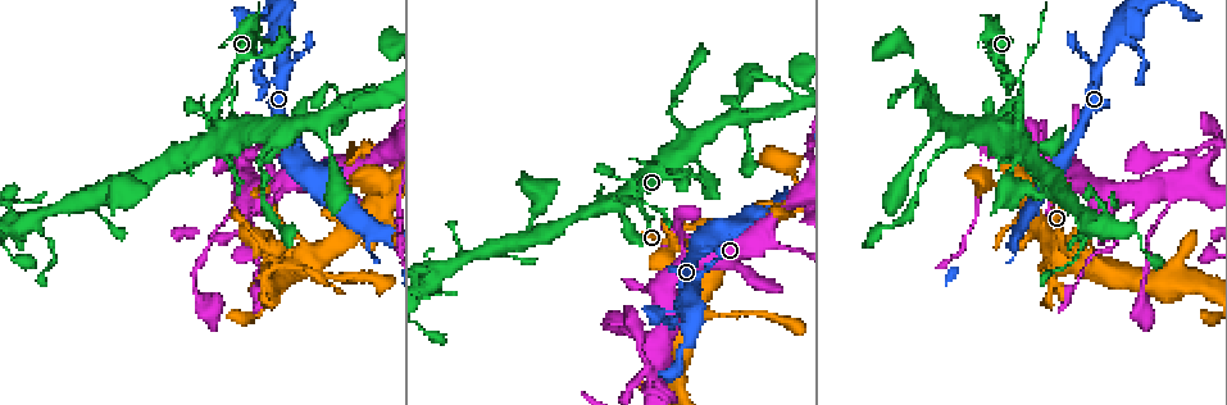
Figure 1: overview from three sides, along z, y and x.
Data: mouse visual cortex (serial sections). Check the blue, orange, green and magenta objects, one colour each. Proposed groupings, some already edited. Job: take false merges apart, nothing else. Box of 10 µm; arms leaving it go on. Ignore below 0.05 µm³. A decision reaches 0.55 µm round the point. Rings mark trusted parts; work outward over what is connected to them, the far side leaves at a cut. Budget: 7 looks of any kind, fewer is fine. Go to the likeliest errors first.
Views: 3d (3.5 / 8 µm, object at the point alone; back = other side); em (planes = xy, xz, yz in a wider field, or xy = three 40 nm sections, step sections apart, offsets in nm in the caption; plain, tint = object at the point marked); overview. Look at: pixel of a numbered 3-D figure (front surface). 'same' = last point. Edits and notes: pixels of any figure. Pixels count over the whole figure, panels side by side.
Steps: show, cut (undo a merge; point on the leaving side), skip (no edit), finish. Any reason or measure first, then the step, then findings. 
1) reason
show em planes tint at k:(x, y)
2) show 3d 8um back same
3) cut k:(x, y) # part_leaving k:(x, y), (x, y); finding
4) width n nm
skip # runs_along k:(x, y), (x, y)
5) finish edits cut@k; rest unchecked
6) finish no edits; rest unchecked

calibre changes
show 3d 8um at 1:(267, 150)

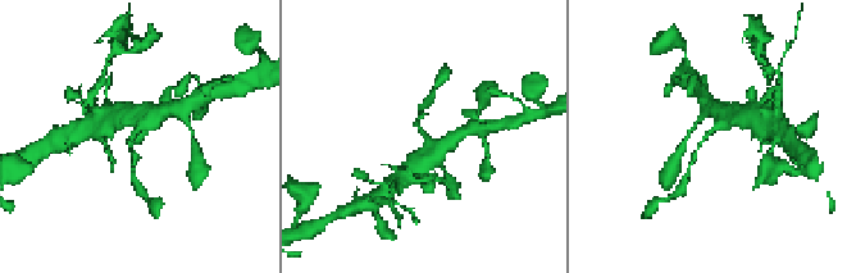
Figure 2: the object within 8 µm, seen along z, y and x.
arm_widths 150, 400 nm
show em xy step 1 tint same

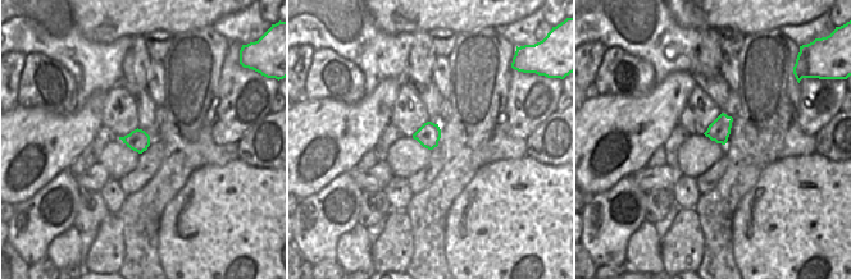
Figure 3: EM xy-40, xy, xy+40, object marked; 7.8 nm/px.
skip # runs_along 2:(737, 113), (707, 133), (692, 162); one cell here

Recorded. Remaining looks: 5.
three-way junction
show 3d 3.5um at 1:(1140, 210)

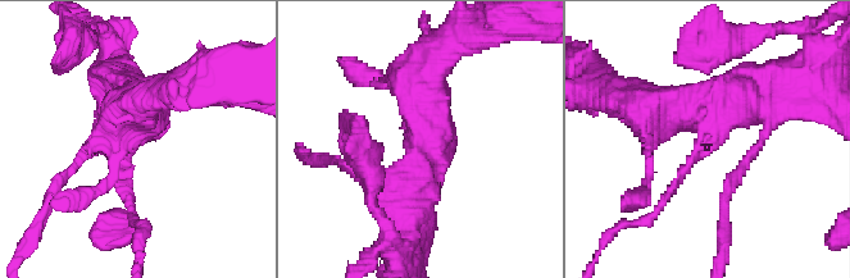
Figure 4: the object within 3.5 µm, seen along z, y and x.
arms 3; arm_widths 150, 450, 600 nm
show em xy step 1 tint at 4:(707, 137)

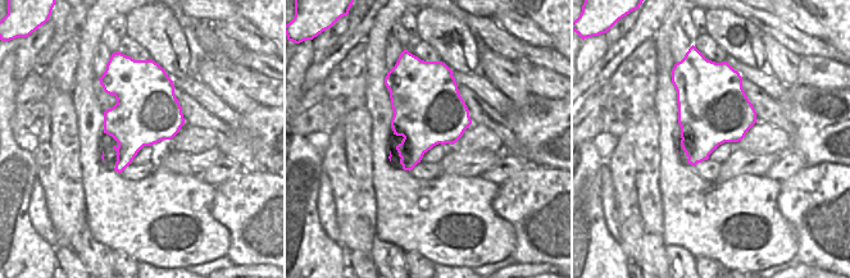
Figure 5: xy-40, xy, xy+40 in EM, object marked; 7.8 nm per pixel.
skip # all the same cell

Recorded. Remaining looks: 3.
four-way junction
show 3d 3.5um at 1:(289, 255)

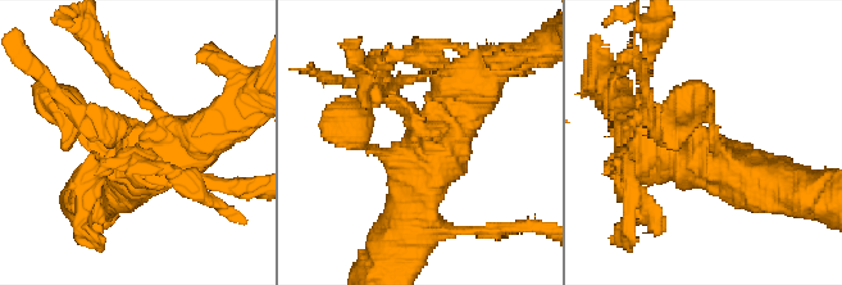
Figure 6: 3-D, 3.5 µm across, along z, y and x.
arms 4; arm_widths 150, 200, 600, 600 nm
show em planes tint at 6:(699, 136)

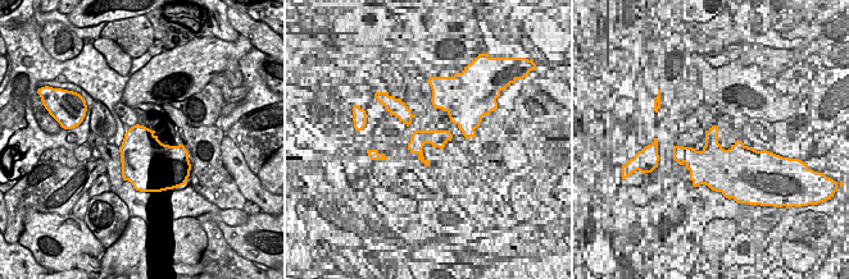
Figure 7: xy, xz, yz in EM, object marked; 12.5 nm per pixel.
width 600 nm
skip # runs_along 6:(81, 116), (187, 148); continuous, no second cell

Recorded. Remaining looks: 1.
finish no edits; rest unchecked

